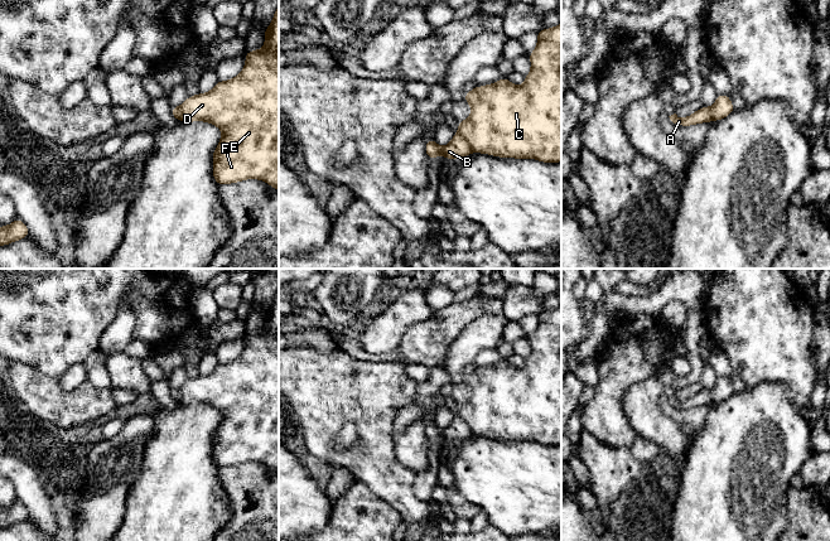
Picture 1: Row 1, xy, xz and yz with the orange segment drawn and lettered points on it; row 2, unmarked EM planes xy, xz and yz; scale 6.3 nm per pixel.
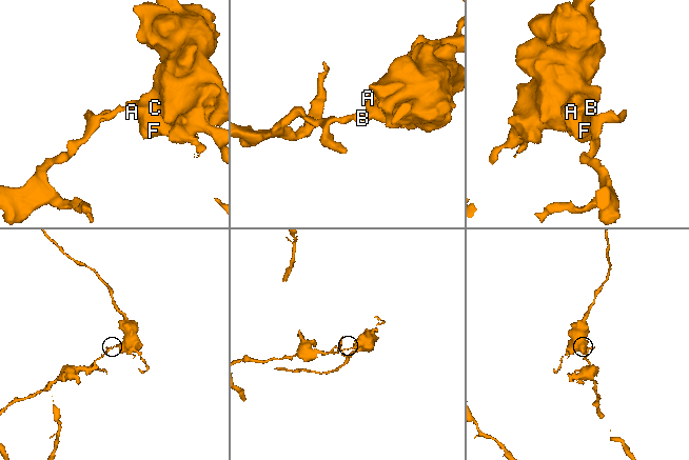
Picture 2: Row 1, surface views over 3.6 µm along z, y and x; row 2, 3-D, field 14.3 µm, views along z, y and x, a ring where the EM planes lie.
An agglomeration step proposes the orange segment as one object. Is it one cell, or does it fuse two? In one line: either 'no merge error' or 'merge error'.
merge error

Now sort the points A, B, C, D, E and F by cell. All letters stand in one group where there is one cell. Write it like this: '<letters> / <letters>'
A C D E F / B

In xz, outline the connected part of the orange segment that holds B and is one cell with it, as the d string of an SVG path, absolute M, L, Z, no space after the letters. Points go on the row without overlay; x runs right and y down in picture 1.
M455 416L444 430L430 421L425 428L425 435L430 443L438 438L443 438L445 441L462 441L472 435L472 430L460 416Z

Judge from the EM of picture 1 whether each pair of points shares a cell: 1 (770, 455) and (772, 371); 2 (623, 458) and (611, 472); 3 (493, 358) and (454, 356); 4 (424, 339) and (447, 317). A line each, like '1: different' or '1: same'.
1: different
2: same
3: different
4: same

